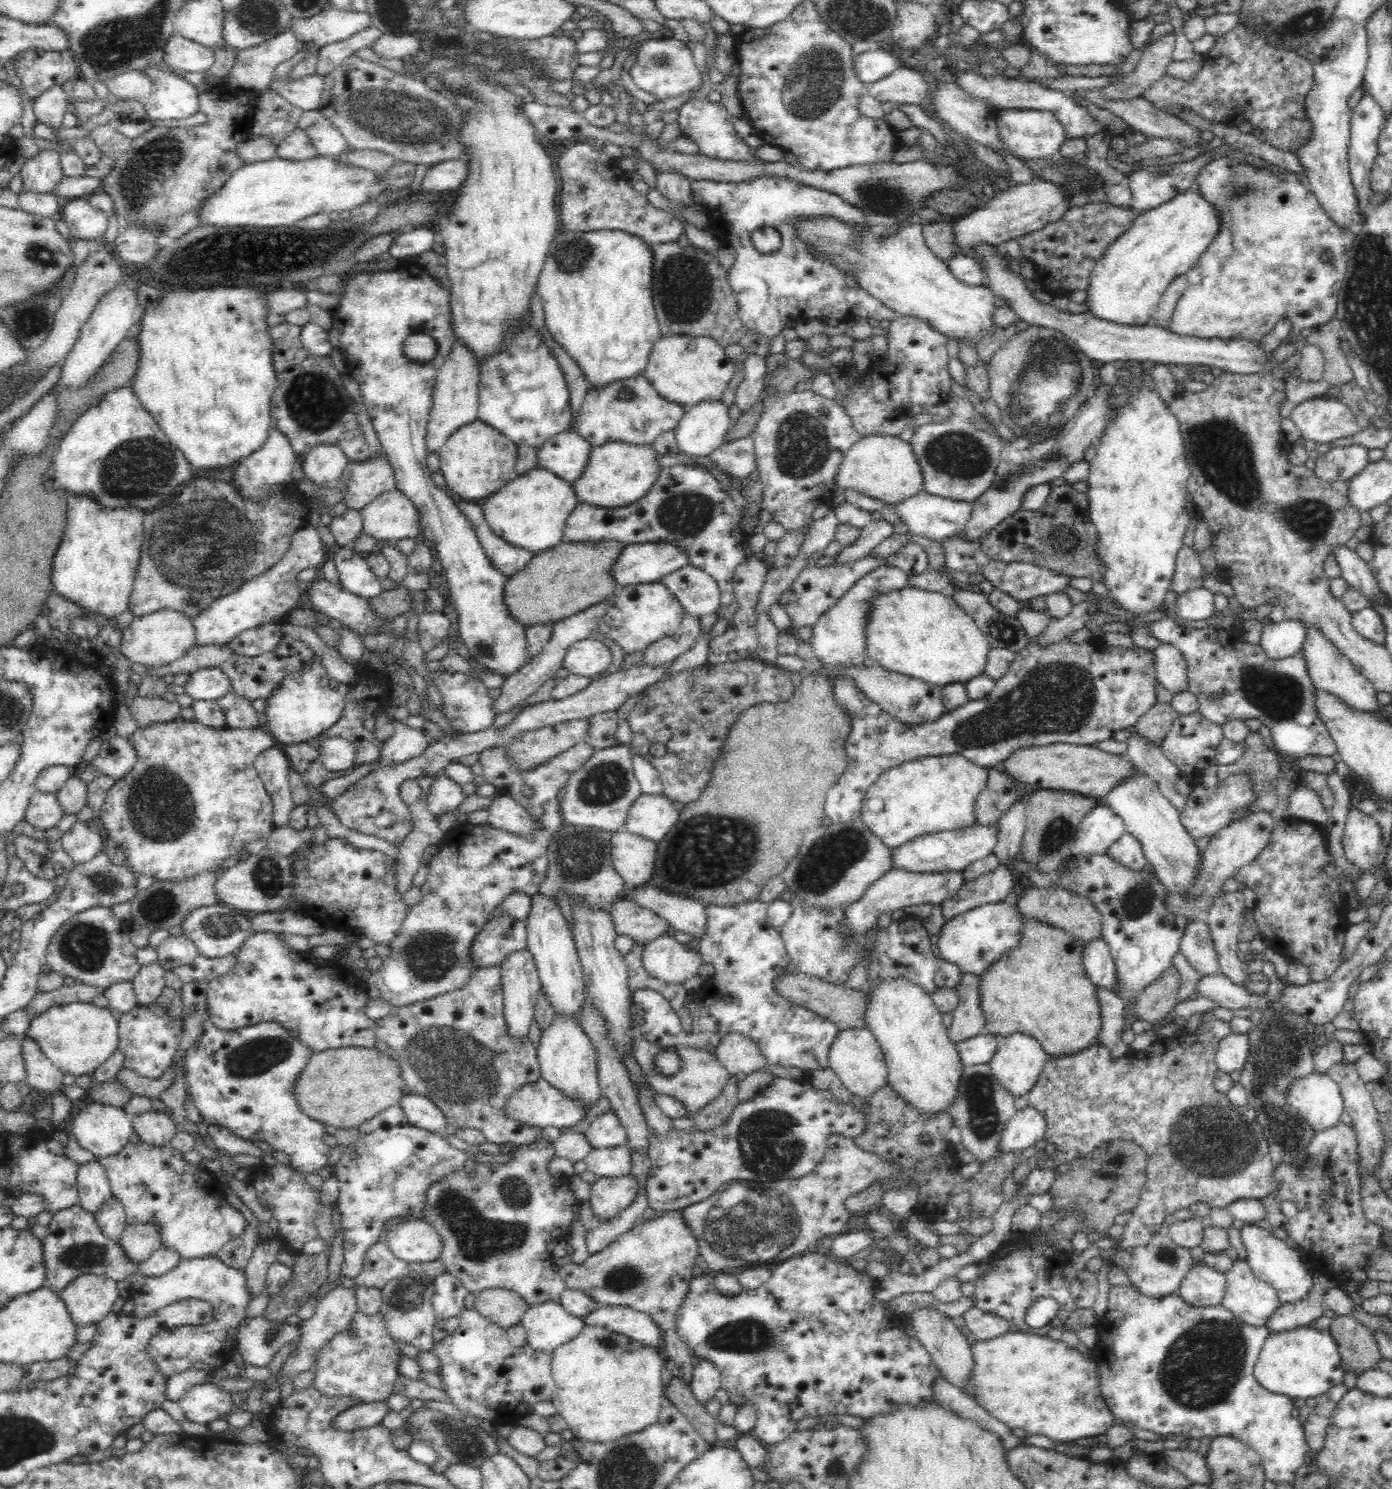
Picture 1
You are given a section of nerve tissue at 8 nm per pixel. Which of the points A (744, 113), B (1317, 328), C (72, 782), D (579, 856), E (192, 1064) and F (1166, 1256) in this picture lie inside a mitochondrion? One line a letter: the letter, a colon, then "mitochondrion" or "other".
A: other
B: other
C: other
D: mitochondrion
E: other
F: mitochondrion

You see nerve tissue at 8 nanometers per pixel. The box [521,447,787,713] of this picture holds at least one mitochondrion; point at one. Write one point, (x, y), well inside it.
(688, 514)

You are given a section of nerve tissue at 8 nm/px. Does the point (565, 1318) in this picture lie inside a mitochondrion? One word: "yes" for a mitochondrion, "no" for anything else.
no

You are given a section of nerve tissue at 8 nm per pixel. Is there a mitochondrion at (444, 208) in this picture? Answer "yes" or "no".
no

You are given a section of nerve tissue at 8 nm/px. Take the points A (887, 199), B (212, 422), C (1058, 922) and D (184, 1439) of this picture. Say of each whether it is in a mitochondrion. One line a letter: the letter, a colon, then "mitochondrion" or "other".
A: mitochondrion
B: other
C: other
D: other

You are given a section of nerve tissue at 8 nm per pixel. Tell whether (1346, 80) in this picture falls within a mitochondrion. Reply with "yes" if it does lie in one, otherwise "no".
no

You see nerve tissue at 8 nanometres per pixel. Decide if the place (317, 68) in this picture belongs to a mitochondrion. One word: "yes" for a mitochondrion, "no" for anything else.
no

